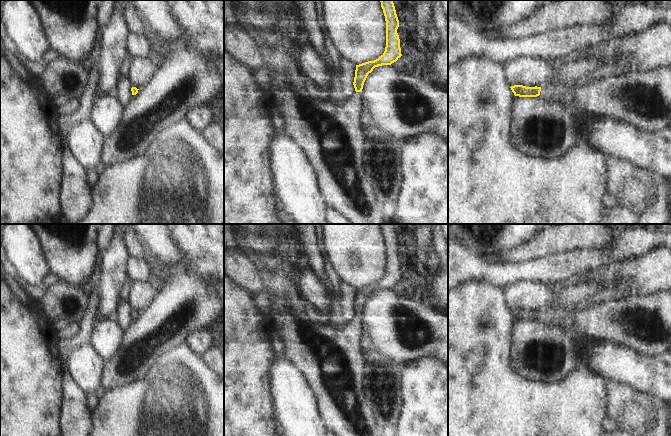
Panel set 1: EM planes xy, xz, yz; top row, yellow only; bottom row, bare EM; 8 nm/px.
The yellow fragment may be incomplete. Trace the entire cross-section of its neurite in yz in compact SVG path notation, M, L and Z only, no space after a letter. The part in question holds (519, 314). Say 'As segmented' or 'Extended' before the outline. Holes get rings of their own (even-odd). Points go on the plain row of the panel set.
Extended. M671 291L564 309L548 306L543 311L510 312L515 320L539 320L546 327L611 342L648 357L660 357L670 348Z

